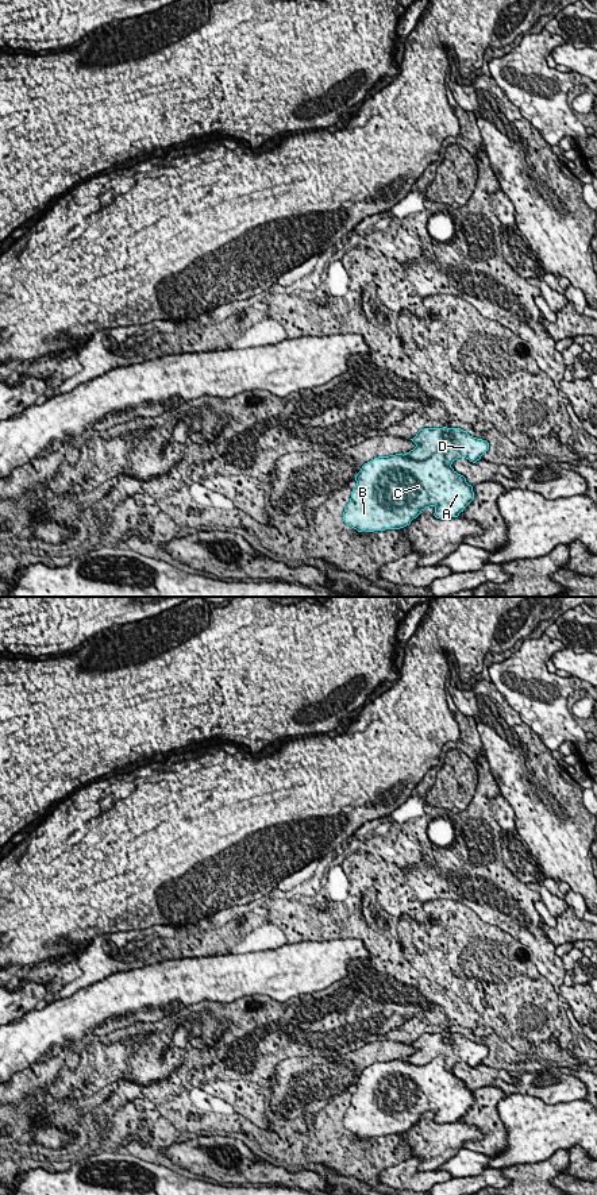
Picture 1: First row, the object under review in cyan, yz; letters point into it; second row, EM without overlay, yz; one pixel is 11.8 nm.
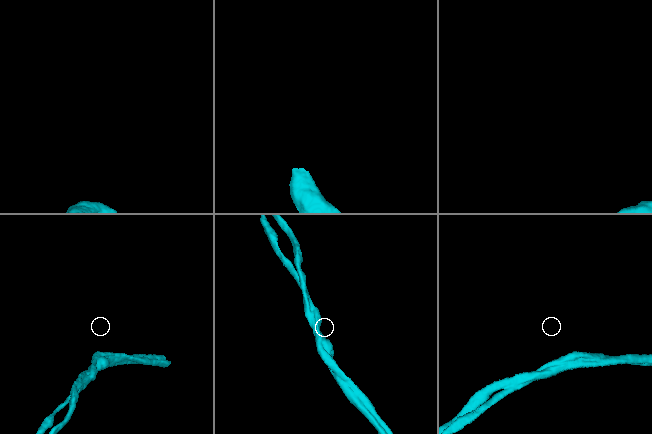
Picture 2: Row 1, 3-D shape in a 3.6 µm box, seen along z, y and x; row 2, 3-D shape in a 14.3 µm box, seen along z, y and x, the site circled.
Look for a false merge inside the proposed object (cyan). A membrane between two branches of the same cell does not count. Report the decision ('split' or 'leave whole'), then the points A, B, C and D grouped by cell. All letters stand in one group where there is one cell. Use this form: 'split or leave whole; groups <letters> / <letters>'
split; groups A B C / D

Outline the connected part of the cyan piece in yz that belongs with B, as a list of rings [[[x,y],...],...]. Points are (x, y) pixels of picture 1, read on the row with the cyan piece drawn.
[[[444,450],[424,460],[415,460],[403,454],[374,458],[362,466],[355,481],[343,521],[358,532],[404,528],[430,506],[435,508],[436,519],[458,517],[474,500],[473,486],[444,463]]]

